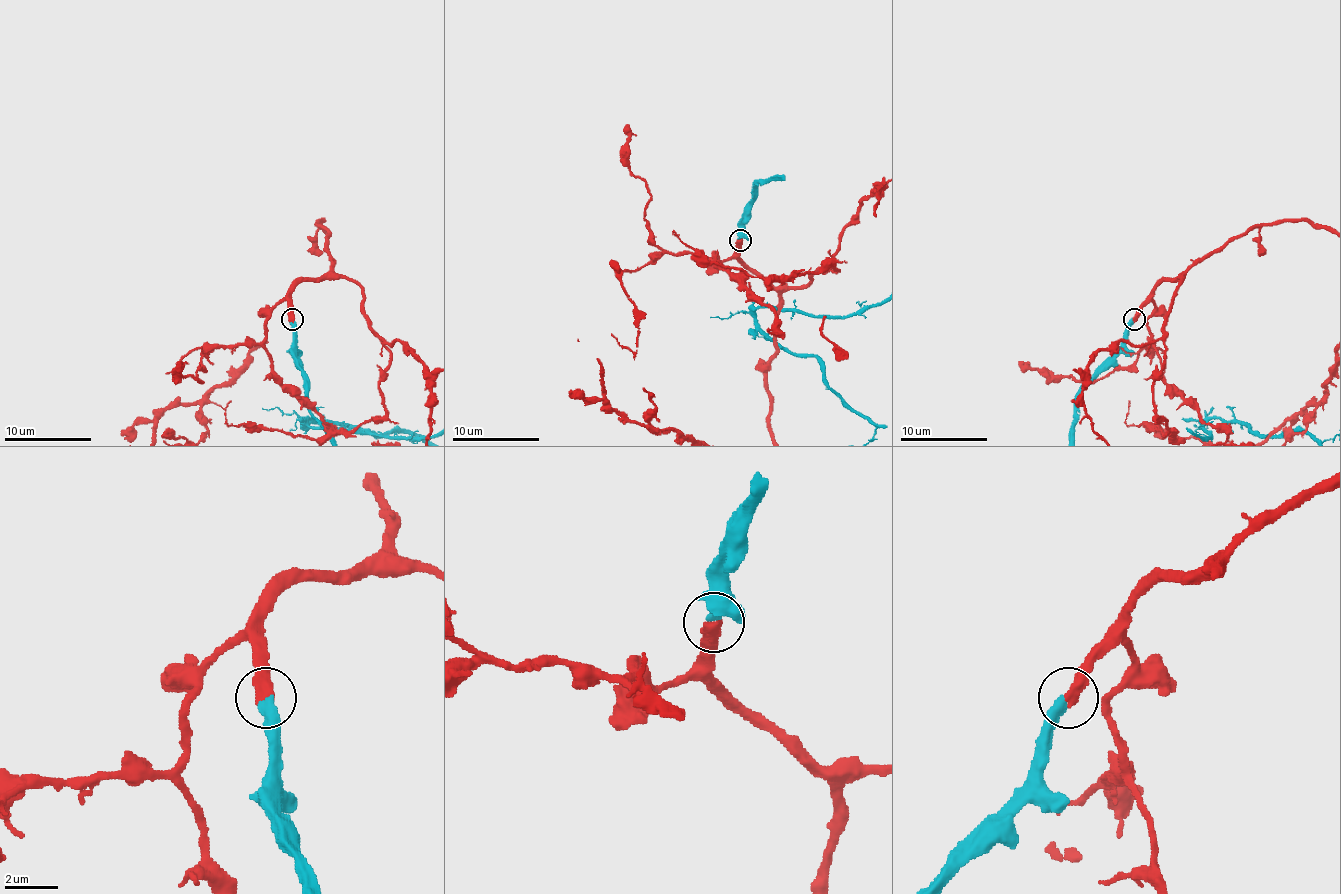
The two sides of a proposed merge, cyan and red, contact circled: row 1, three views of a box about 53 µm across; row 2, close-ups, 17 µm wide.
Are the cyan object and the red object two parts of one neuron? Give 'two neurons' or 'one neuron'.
one neuron

